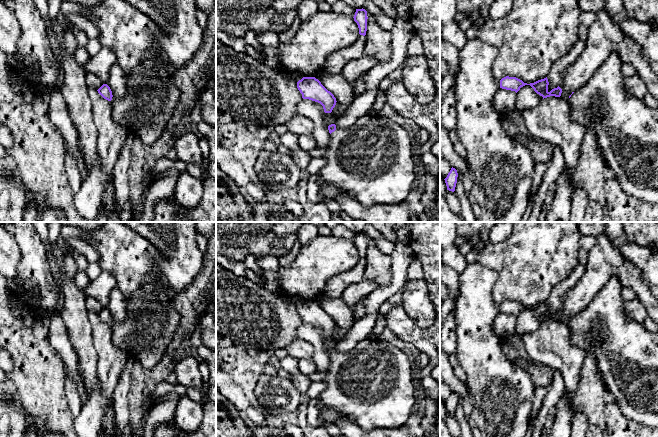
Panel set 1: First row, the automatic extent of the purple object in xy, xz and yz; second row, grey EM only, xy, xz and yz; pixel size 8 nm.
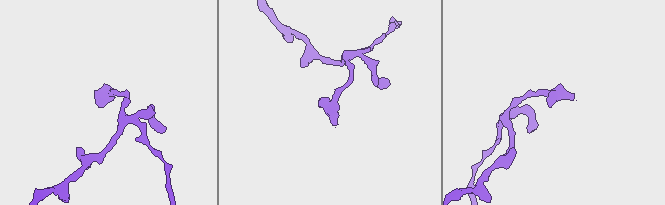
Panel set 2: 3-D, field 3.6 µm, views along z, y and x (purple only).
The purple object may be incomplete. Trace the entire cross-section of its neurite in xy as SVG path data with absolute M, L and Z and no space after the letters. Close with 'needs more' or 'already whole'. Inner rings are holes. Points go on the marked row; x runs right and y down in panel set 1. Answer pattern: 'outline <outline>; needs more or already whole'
outline M165 52L148 53L144 62L127 75L127 91L122 99L114 97L107 84L97 90L112 104L113 118L146 145L153 144L161 136L180 99L180 90L173 75L156 62L160 55L167 57Z; needs more

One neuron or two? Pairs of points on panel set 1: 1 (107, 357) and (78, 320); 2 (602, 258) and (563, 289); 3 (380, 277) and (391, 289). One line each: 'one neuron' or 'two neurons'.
1: two neurons
2: two neurons
3: two neurons

